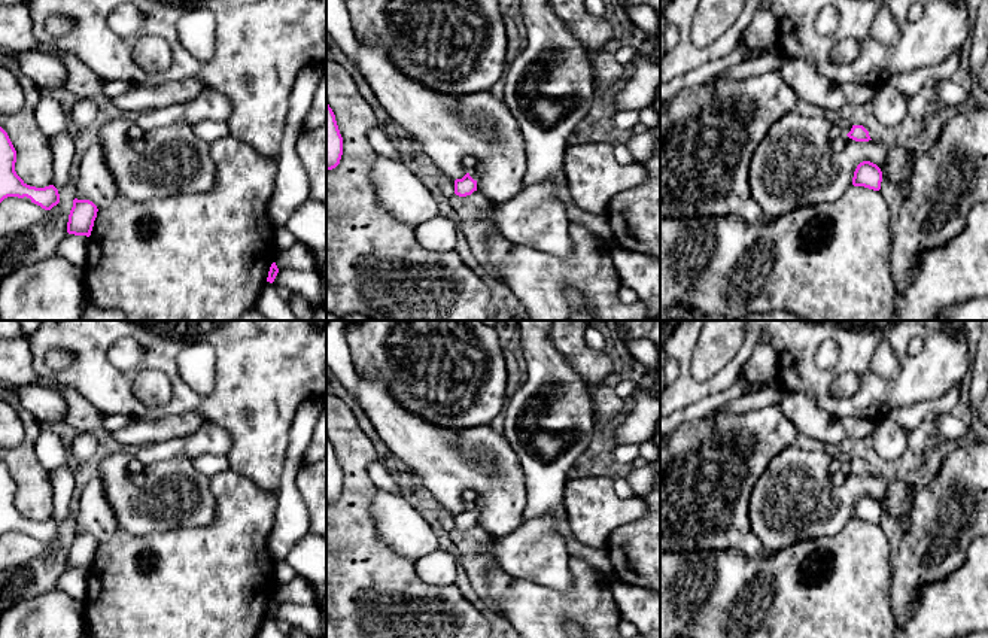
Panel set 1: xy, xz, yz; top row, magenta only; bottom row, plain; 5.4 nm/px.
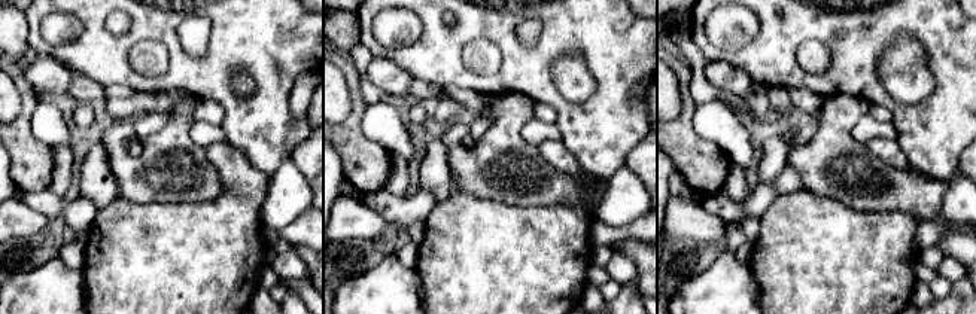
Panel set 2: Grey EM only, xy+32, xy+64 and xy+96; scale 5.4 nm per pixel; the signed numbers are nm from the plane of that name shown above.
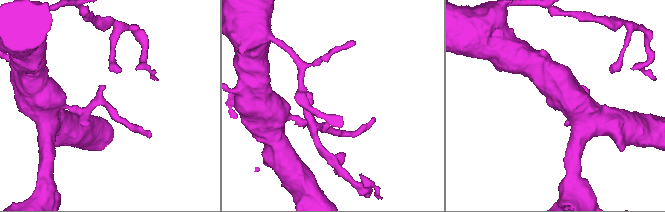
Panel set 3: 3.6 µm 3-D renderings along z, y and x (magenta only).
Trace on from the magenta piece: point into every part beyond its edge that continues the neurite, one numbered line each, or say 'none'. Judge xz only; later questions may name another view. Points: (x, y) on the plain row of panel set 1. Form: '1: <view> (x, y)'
1: xz (476, 503)

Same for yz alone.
1: yz (844, 461)

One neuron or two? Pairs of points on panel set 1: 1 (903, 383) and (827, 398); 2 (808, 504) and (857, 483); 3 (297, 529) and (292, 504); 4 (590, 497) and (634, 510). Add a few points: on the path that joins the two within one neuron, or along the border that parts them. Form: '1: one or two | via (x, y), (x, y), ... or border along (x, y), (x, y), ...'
1: one | via (884, 394), (863, 404), (847, 404)
2: one | via (820, 497), (845, 488)
3: one | via (292, 523), (292, 510)
4: one | via (601, 507), (604, 510), (623, 510)

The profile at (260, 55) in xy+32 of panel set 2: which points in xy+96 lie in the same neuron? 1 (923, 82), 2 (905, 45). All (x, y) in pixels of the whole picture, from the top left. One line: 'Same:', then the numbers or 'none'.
Same: none

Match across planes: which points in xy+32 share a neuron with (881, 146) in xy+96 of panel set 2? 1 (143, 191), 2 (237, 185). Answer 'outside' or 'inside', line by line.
1: outside
2: inside

